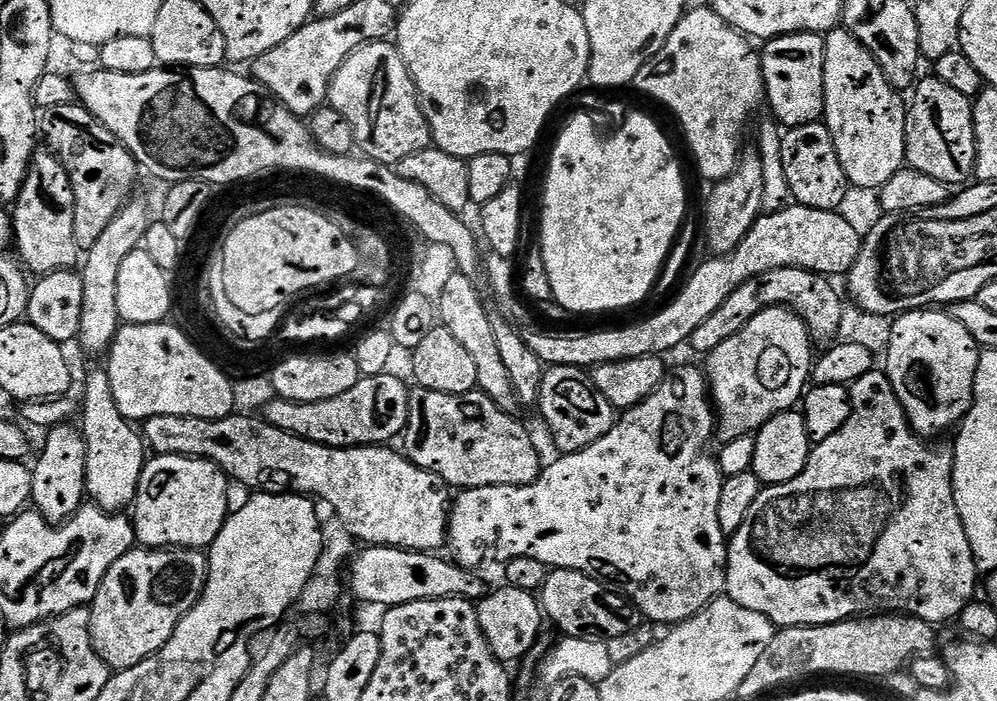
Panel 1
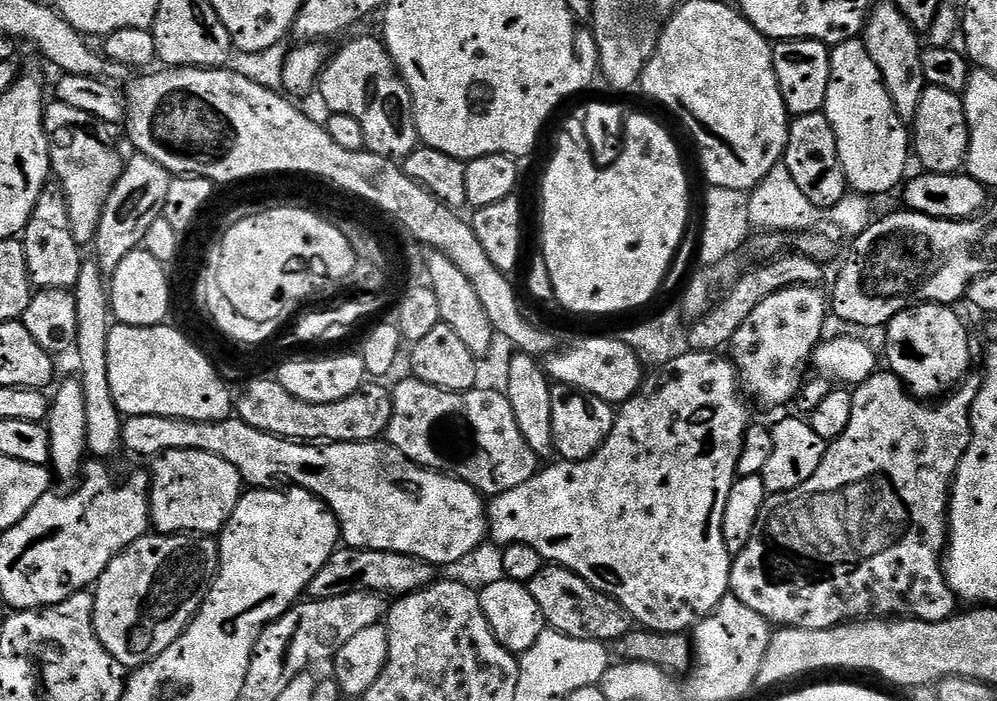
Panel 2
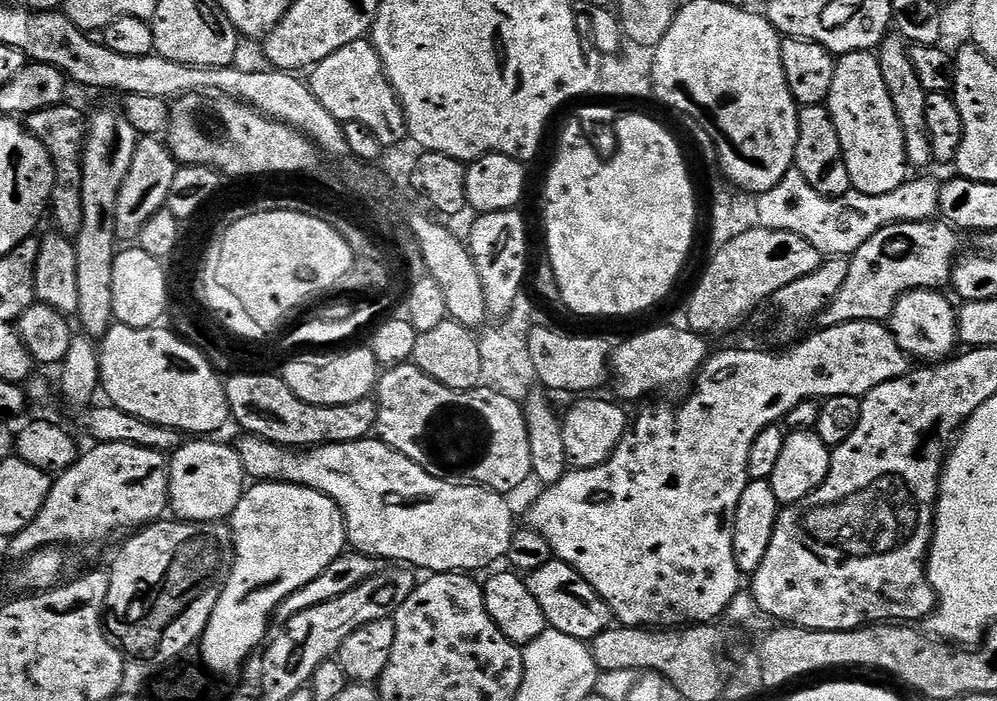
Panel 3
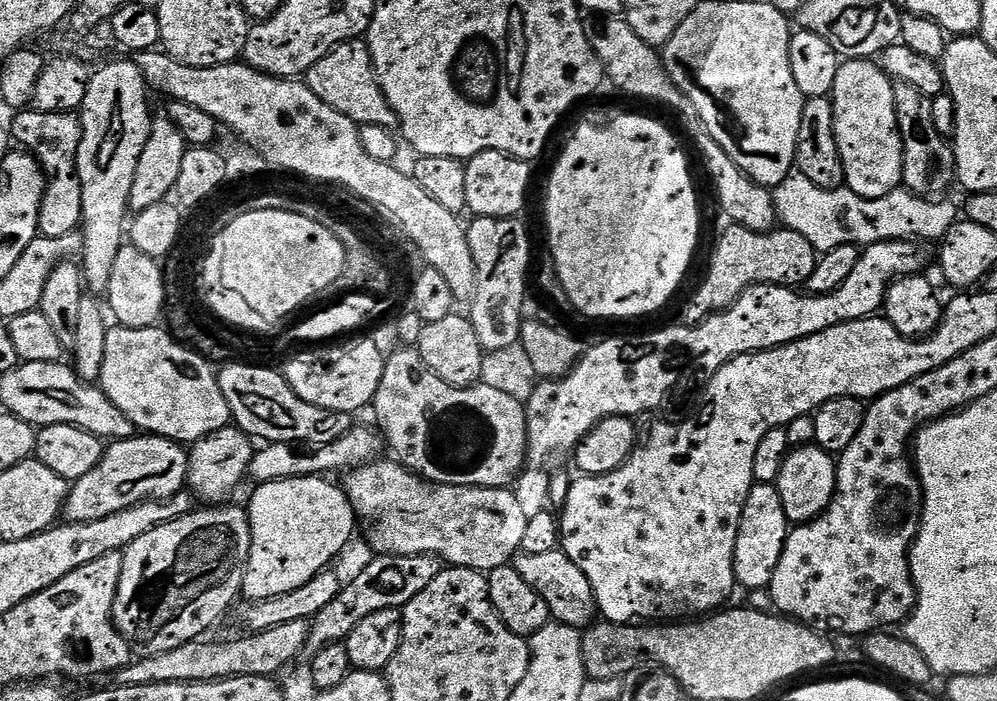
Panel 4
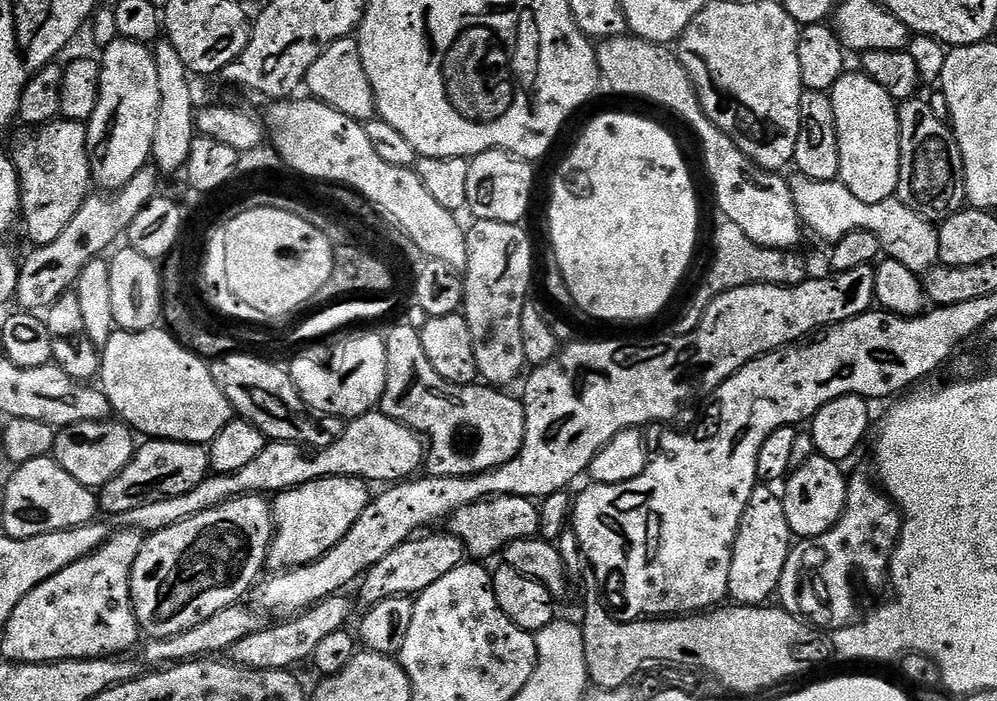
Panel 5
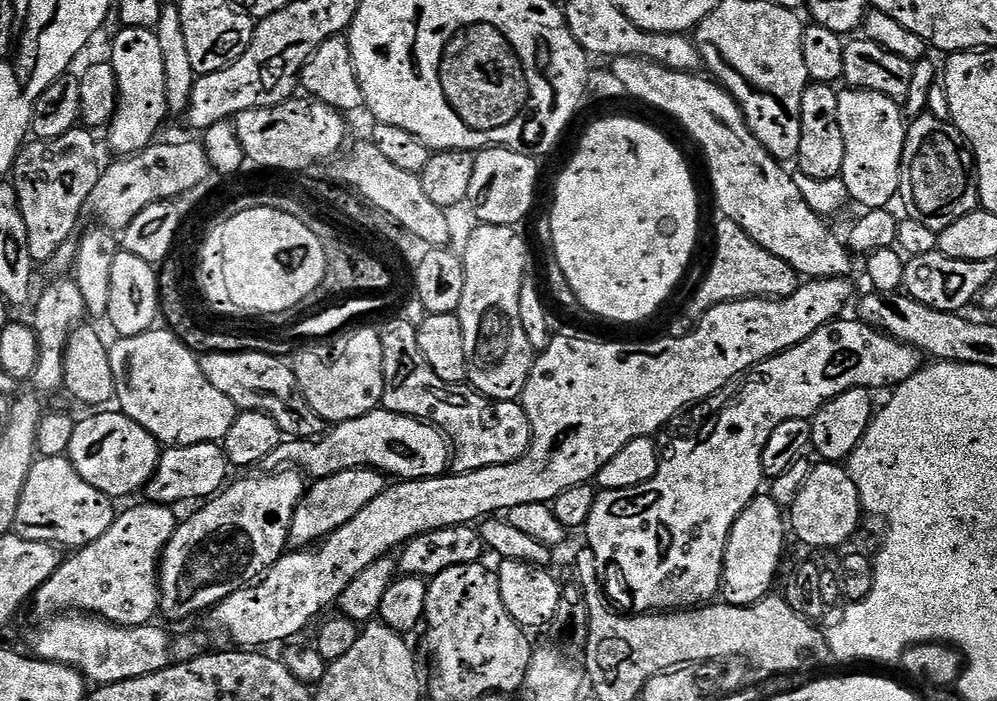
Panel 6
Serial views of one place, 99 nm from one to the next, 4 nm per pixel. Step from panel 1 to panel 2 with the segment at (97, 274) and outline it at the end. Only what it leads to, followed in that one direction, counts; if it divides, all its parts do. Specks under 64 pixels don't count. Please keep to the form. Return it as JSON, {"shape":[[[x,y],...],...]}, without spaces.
{"shape":[[[139,154],[127,157],[124,172],[118,178],[114,190],[110,190],[110,198],[106,198],[106,206],[98,222],[94,259],[101,272],[115,272],[118,266],[122,266],[122,258],[126,258],[126,254],[137,251],[143,245],[146,230],[150,230],[150,225],[163,217],[166,194],[170,194],[173,179],[172,173],[150,158]]]}

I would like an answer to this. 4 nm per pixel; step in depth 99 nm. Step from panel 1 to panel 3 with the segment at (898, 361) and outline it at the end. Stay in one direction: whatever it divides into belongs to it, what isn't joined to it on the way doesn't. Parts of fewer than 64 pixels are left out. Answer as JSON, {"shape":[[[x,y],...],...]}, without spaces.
{"shape":[[[919,288],[898,297],[892,307],[890,331],[900,349],[913,361],[940,362],[957,351],[958,312],[946,302],[942,291]]]}

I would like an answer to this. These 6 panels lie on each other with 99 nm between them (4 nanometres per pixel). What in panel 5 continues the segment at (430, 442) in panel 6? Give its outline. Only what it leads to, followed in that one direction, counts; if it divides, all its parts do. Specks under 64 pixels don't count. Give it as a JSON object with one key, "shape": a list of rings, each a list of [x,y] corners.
{"shape":[[[373,410],[365,416],[357,416],[349,419],[344,426],[342,438],[325,448],[315,450],[305,450],[301,445],[291,443],[286,440],[273,440],[265,443],[262,454],[258,454],[247,466],[242,466],[242,470],[233,472],[217,472],[209,474],[205,480],[198,482],[194,490],[186,490],[186,494],[177,496],[157,496],[155,500],[148,500],[142,506],[124,513],[122,520],[127,527],[136,529],[141,534],[151,534],[158,530],[166,530],[166,526],[174,526],[186,518],[194,518],[194,514],[202,514],[202,510],[214,510],[214,506],[222,506],[239,496],[259,496],[261,494],[279,494],[302,486],[306,482],[315,480],[325,480],[331,476],[345,476],[351,480],[362,480],[373,482],[372,480],[388,480],[384,482],[403,482],[415,477],[419,468],[423,469],[426,464],[426,444],[423,439],[402,422],[390,418],[385,412]]]}

